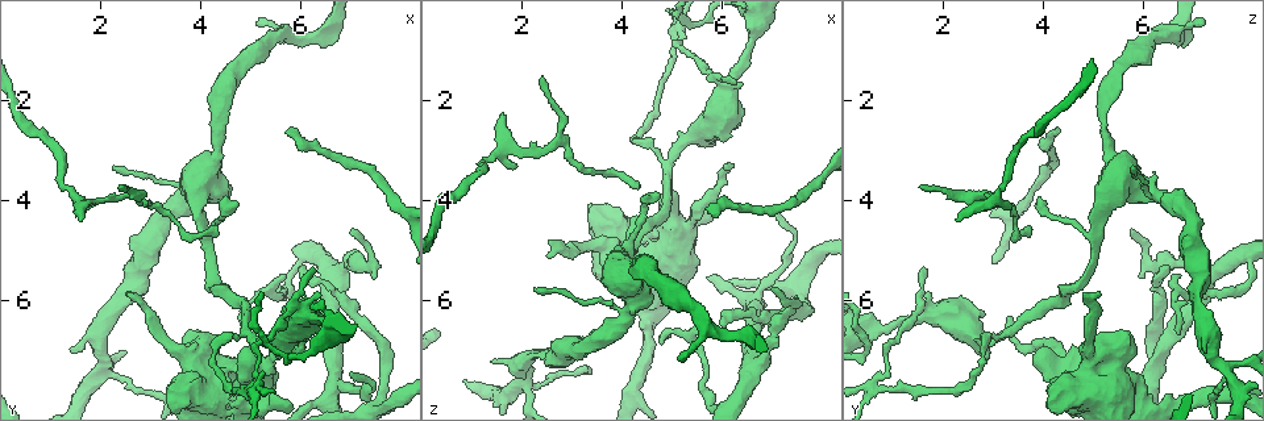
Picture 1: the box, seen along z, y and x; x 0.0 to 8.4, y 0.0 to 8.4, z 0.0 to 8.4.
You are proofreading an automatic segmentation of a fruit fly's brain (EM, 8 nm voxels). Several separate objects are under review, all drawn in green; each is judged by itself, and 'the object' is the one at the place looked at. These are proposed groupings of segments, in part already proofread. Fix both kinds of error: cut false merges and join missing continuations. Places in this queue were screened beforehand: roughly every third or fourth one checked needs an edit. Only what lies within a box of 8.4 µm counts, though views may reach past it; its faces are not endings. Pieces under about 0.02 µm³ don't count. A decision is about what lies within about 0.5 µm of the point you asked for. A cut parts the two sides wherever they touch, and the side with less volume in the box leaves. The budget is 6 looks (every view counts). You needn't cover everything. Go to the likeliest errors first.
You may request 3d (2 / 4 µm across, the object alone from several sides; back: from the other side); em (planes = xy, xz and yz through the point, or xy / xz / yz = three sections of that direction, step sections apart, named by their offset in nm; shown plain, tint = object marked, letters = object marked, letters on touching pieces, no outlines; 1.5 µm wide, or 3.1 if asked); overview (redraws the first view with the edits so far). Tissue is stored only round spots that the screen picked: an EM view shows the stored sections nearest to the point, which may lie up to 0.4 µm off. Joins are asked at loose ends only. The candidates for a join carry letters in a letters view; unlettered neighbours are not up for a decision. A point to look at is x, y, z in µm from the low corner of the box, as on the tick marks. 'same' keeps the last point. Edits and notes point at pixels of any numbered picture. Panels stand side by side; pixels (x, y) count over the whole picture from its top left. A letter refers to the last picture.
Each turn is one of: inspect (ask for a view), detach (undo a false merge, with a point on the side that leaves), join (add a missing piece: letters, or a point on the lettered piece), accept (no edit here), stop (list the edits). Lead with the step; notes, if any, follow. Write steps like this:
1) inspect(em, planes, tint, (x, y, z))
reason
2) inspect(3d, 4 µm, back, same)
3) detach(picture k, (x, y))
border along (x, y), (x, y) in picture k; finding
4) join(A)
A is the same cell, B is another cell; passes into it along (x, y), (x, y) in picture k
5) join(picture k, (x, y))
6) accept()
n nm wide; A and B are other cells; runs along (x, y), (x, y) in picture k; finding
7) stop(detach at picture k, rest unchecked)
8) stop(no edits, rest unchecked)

inspect(em, xy, step 8, letters, (5.20, 7.70, 0.60))

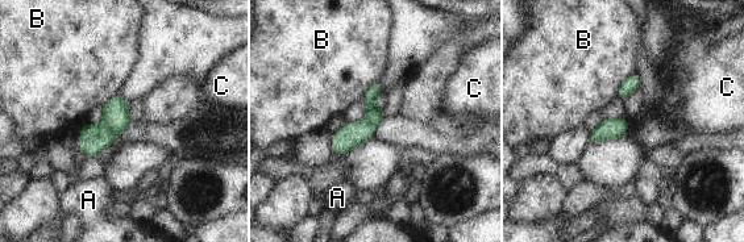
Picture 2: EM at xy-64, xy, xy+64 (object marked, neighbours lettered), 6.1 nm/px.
inspect(em, planes, letters, same)

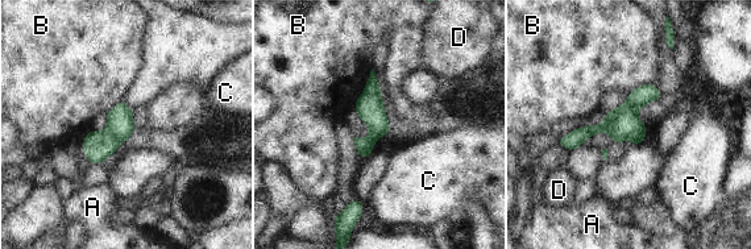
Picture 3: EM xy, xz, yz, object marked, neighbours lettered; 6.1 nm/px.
detach(picture 3, (621, 123))
A, B, C and D are other cells; a second neuron is stuck on

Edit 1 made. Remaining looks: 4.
inspect(overview)

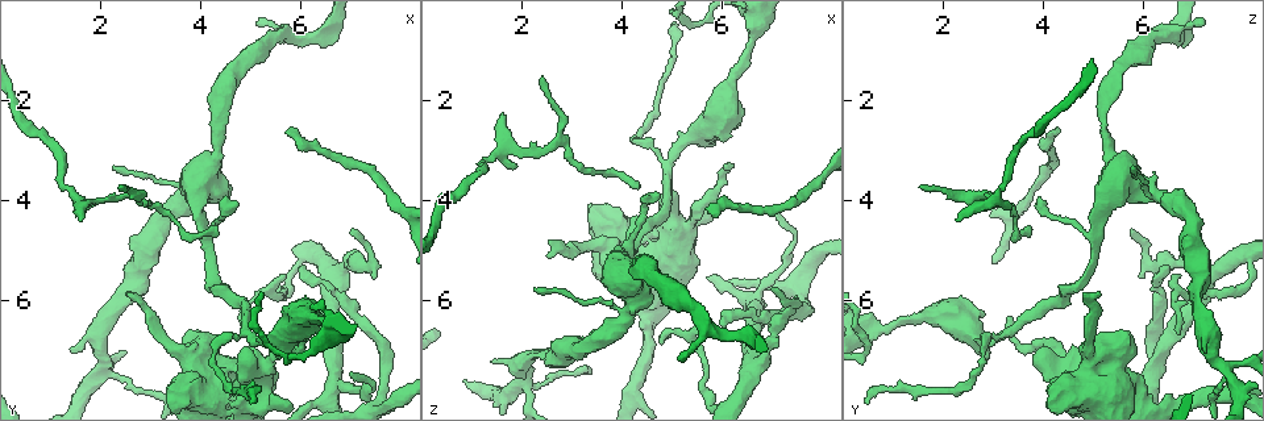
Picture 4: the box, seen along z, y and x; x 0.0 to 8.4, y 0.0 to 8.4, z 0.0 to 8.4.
inspect(em, 3.1 µm, planes, plain, (5.65, 2.65, 4.15))
branch stops here

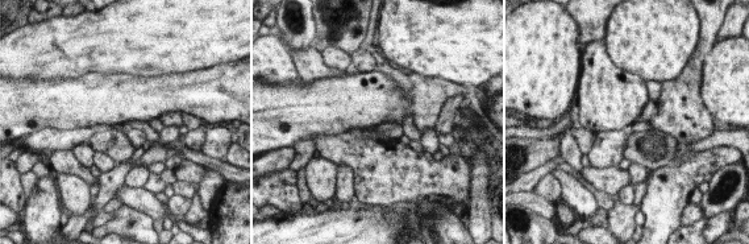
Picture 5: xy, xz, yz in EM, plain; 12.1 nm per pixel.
inspect(em, 3.1 µm, planes, letters, same)
see the neighbours

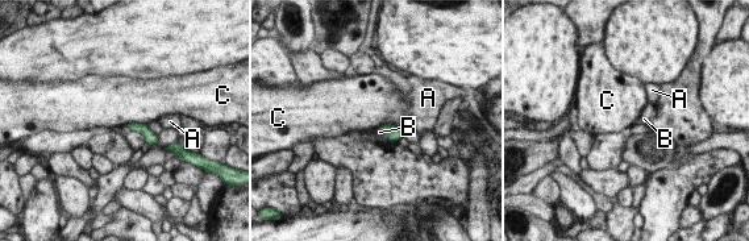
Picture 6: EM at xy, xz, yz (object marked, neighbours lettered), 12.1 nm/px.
join(B)
B is the same cell, A and C are other cells; passes into it along (394, 133), (385, 132), (379, 132) in picture 6; it goes on there

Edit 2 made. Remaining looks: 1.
stop(detach at picture 3, join at picture 6, rest unchecked)

